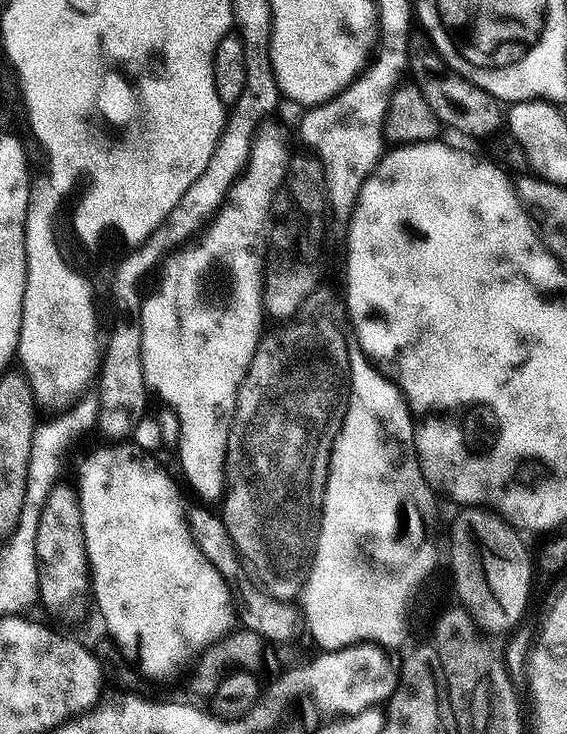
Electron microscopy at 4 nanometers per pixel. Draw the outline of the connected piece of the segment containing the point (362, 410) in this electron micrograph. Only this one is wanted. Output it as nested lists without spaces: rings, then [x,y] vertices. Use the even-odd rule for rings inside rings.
[[[349,351],[344,421],[331,444],[328,483],[320,507],[324,540],[352,540],[364,532],[383,532],[386,538],[393,535],[400,507],[409,503],[412,488],[422,480],[415,433],[412,412],[400,389],[363,352]]]

